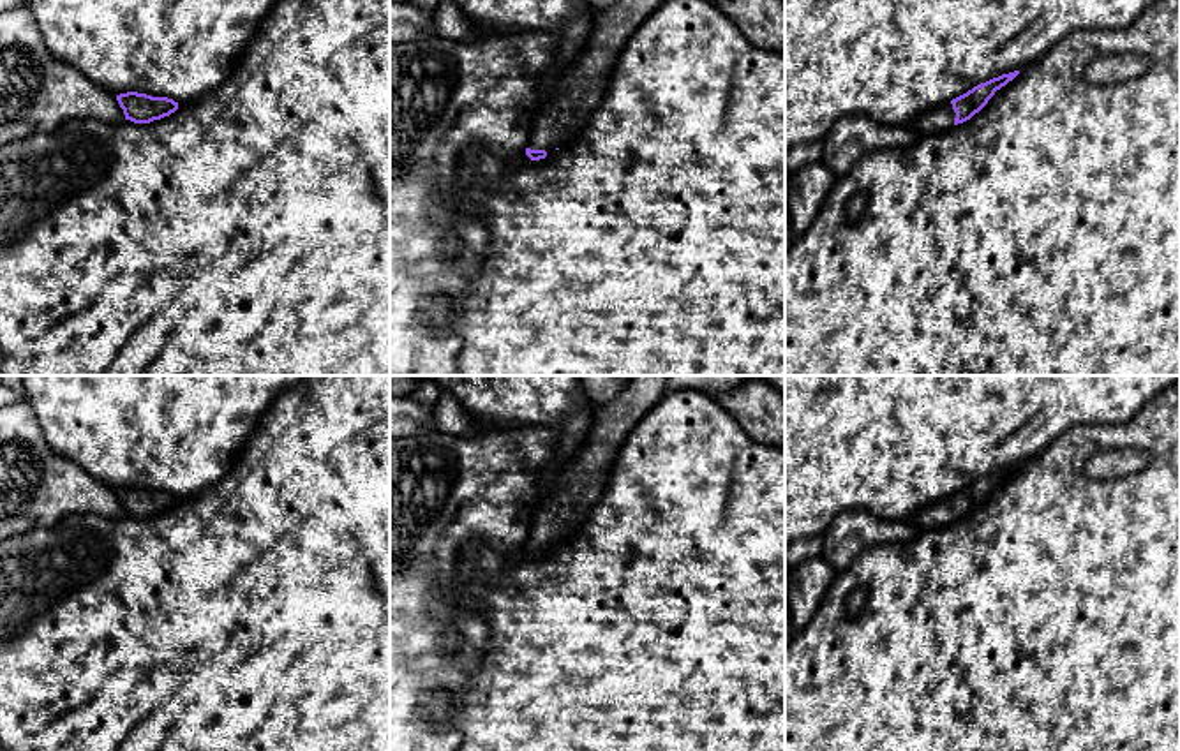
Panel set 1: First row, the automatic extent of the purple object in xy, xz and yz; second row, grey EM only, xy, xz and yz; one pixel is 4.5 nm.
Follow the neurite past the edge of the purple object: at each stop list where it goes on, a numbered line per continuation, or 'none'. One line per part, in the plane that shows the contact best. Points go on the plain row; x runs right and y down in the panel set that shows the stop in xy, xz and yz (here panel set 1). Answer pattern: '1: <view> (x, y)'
1: yz (939, 513)

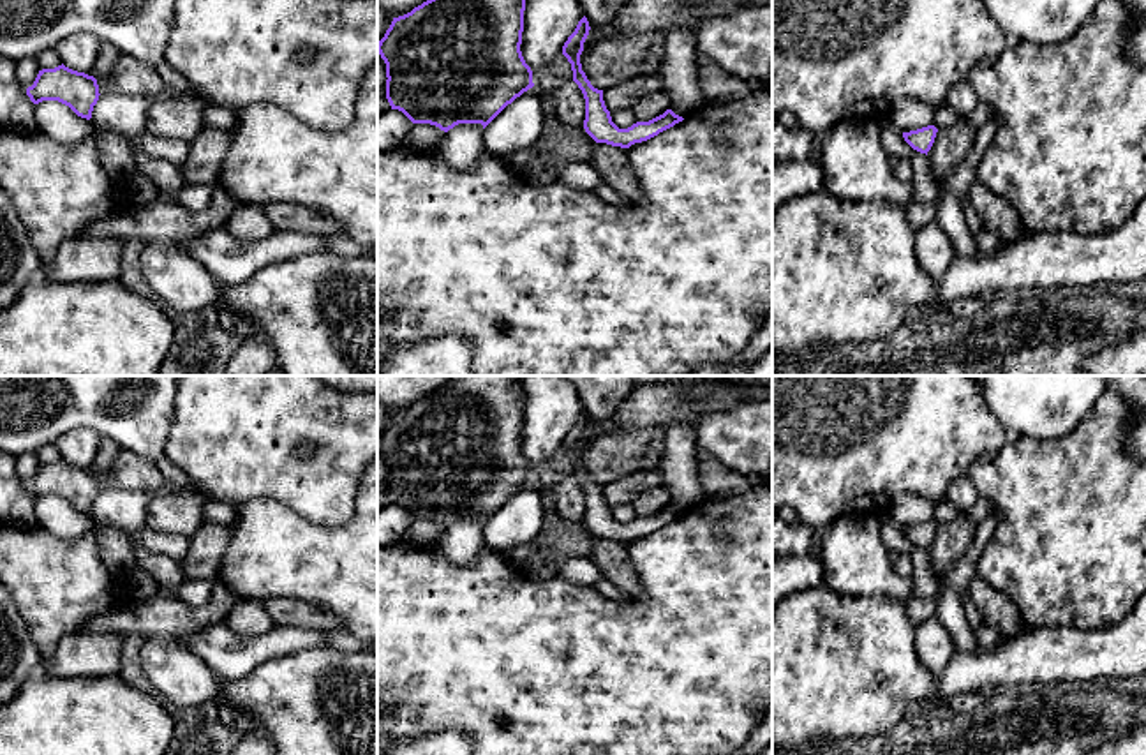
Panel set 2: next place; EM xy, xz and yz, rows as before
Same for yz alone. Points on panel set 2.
none

